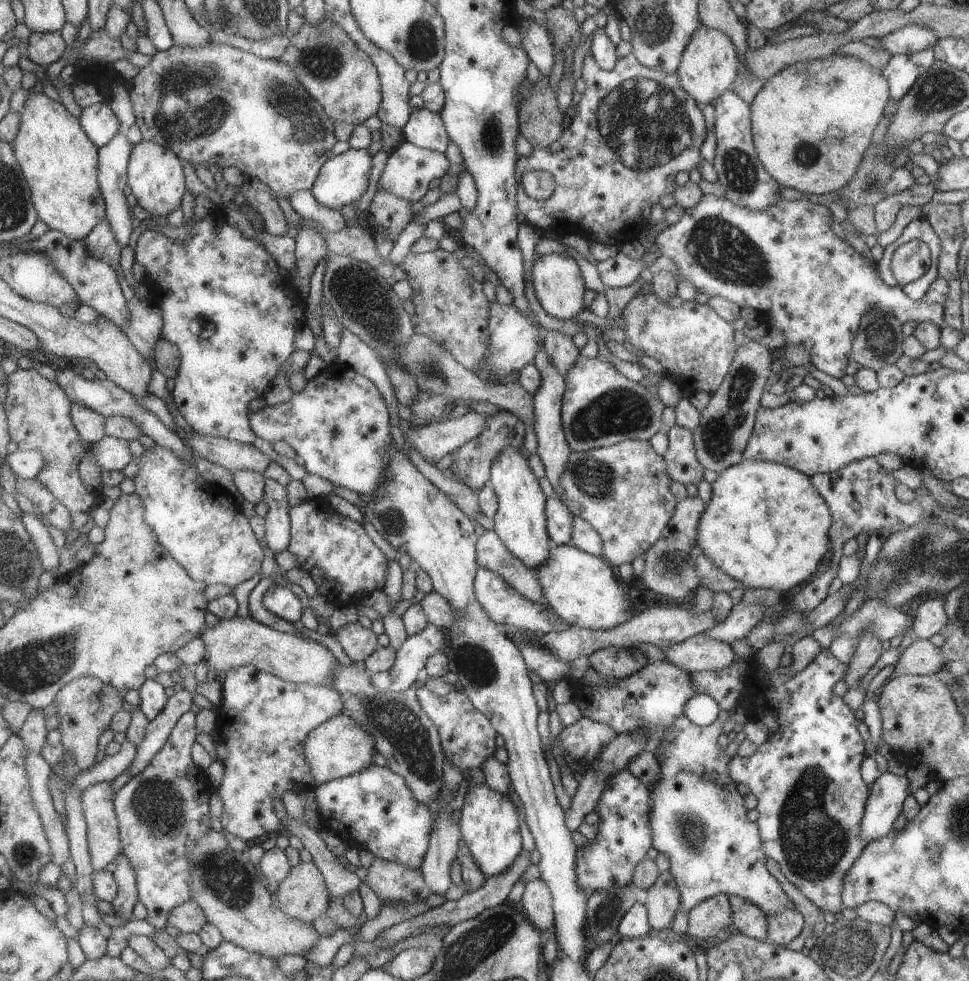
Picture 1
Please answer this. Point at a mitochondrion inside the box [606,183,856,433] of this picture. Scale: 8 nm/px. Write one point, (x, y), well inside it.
(724, 252)

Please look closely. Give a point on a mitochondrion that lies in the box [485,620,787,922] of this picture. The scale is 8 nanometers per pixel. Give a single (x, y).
(691, 830)

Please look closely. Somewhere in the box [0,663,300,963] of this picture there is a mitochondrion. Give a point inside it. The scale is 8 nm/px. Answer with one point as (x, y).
(158, 807)

